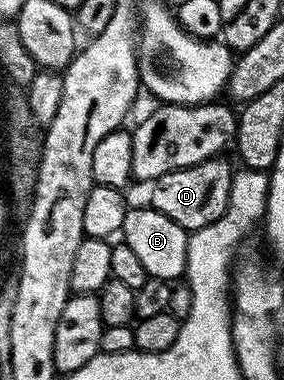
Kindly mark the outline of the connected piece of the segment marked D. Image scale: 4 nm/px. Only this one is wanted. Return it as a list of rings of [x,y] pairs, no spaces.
[[[218,157],[203,161],[199,165],[163,173],[163,177],[152,180],[153,192],[150,193],[148,202],[156,211],[163,213],[163,217],[171,217],[171,221],[175,221],[175,225],[182,227],[186,233],[198,231],[203,229],[203,225],[211,225],[211,221],[219,221],[219,217],[223,217],[223,213],[227,209],[227,201],[231,197],[231,181],[234,170],[234,164],[229,164],[225,157]]]

